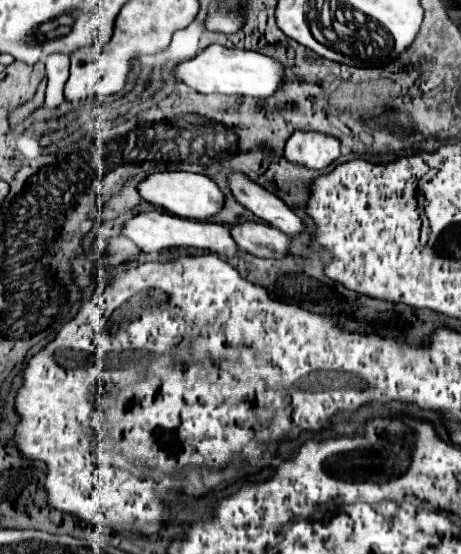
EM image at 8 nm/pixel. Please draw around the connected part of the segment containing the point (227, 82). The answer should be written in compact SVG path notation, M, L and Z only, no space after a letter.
M210 44L204 48L196 58L184 60L172 68L172 74L184 86L202 92L202 94L240 94L240 96L254 96L254 98L268 98L280 88L282 78L282 64L276 60L248 50L226 48L220 44Z

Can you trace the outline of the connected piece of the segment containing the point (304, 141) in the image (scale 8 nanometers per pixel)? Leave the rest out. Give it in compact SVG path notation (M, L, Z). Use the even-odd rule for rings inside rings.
M296 130L286 140L284 156L290 162L298 162L302 166L322 170L334 158L340 156L340 140L336 136L330 136L330 134L324 134L324 132Z

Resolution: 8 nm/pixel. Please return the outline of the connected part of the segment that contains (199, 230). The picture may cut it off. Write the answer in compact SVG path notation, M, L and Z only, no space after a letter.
M150 210L150 212L142 212L130 220L126 220L122 224L120 230L122 236L130 238L142 252L160 252L164 248L196 248L196 250L206 250L206 252L214 252L218 256L236 256L238 254L238 246L232 240L228 226L220 226L214 224L210 220L190 220L190 218L180 218L180 216L172 216L168 212L158 212L158 210Z

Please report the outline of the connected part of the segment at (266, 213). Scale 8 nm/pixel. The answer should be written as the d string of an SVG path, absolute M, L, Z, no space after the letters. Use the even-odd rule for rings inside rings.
M230 172L228 174L228 188L230 188L232 196L244 208L248 208L260 220L282 230L284 234L292 236L292 234L298 234L304 230L300 218L278 196L264 190L260 184L252 182L246 174Z

